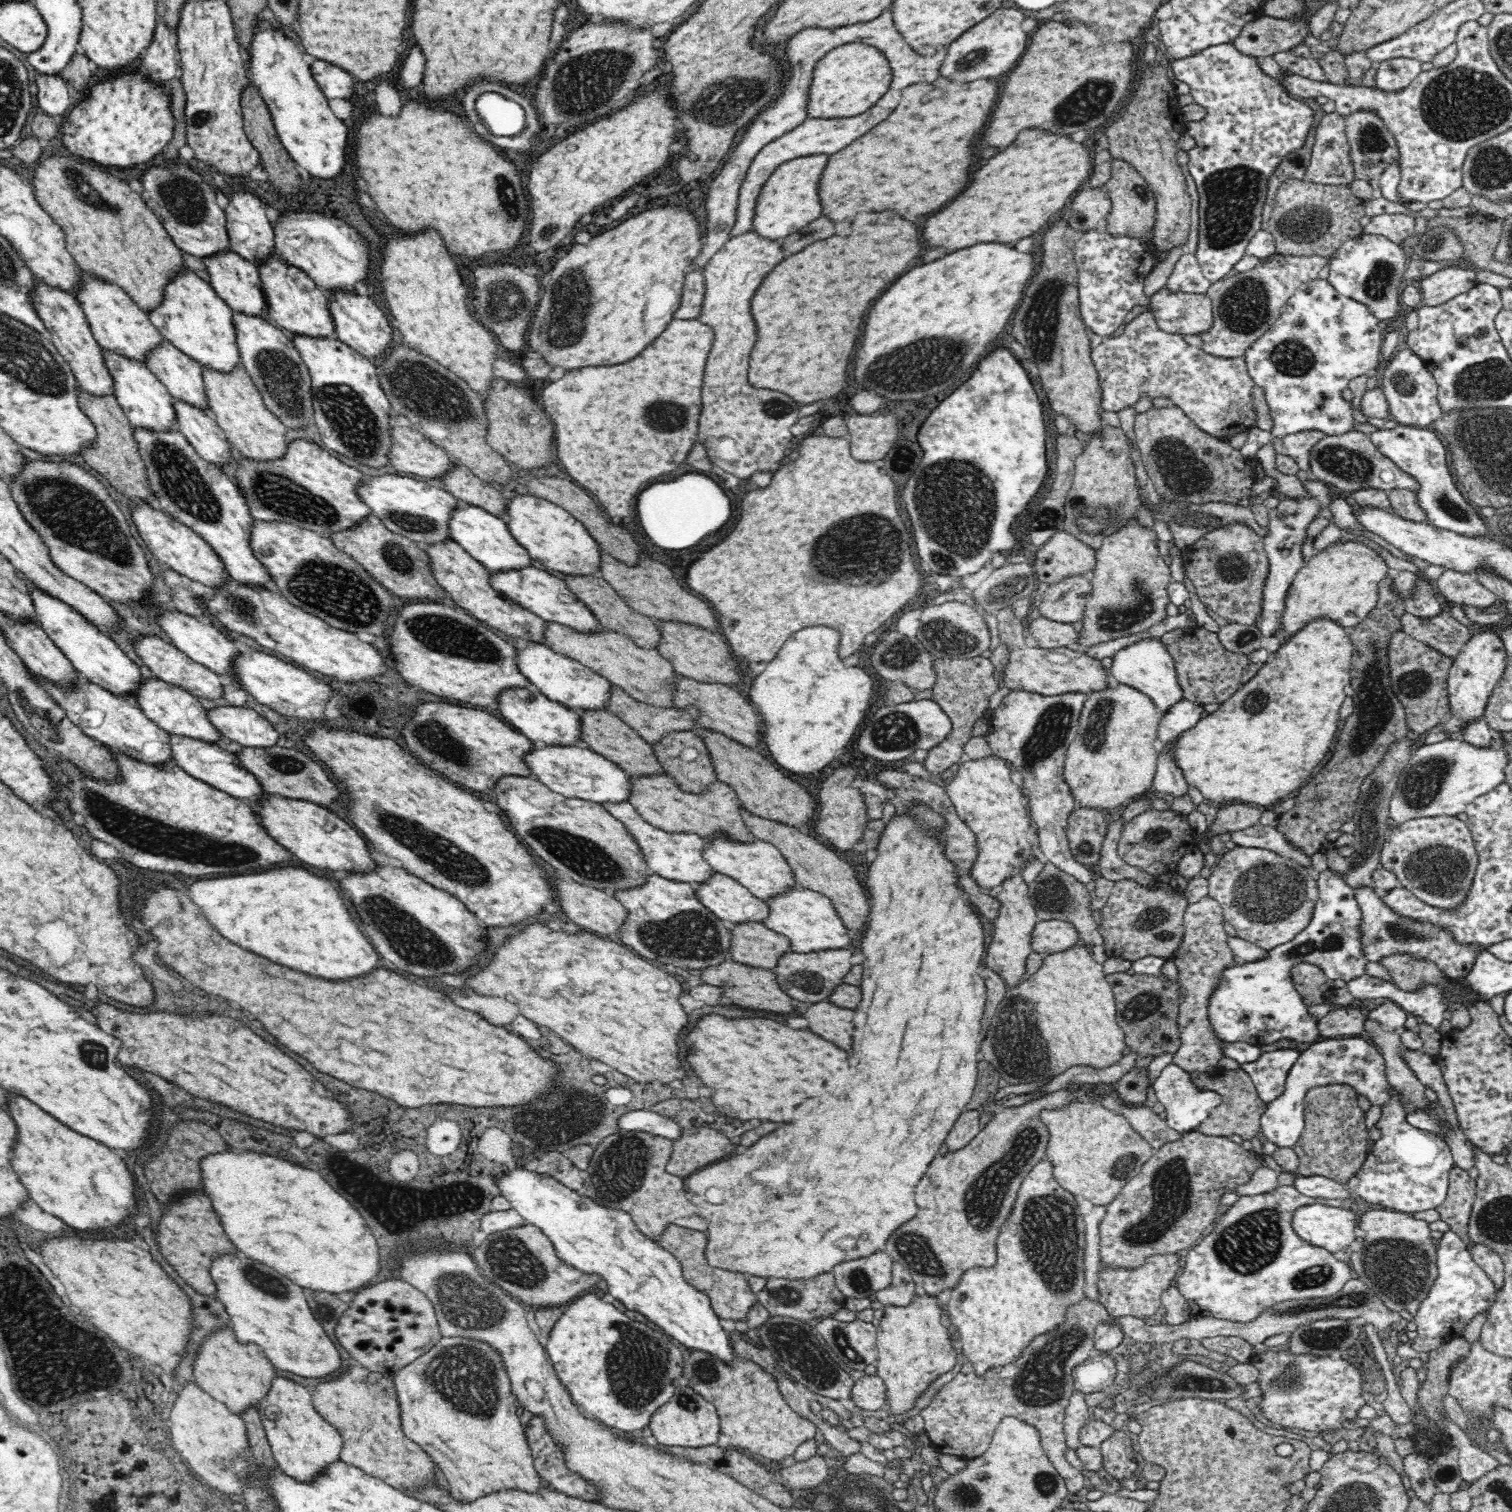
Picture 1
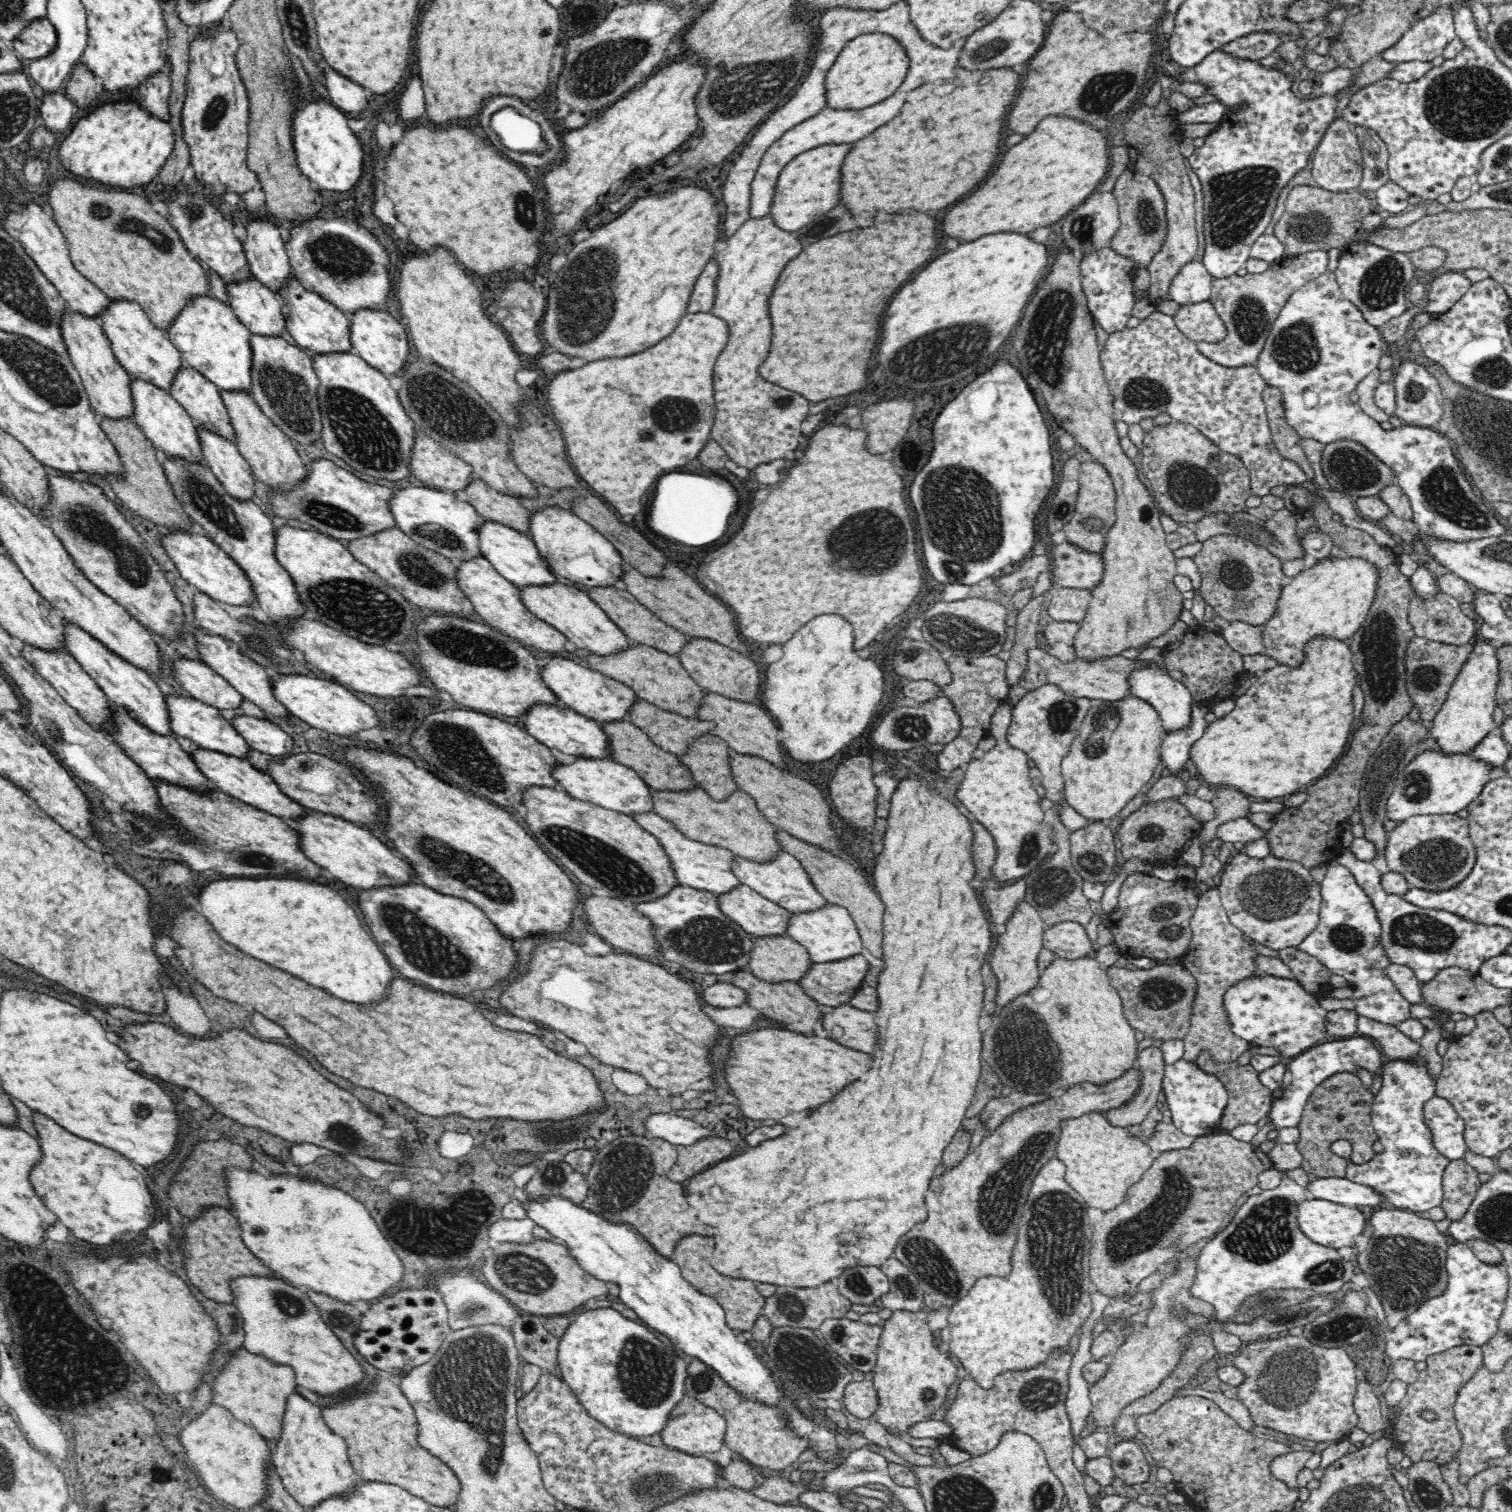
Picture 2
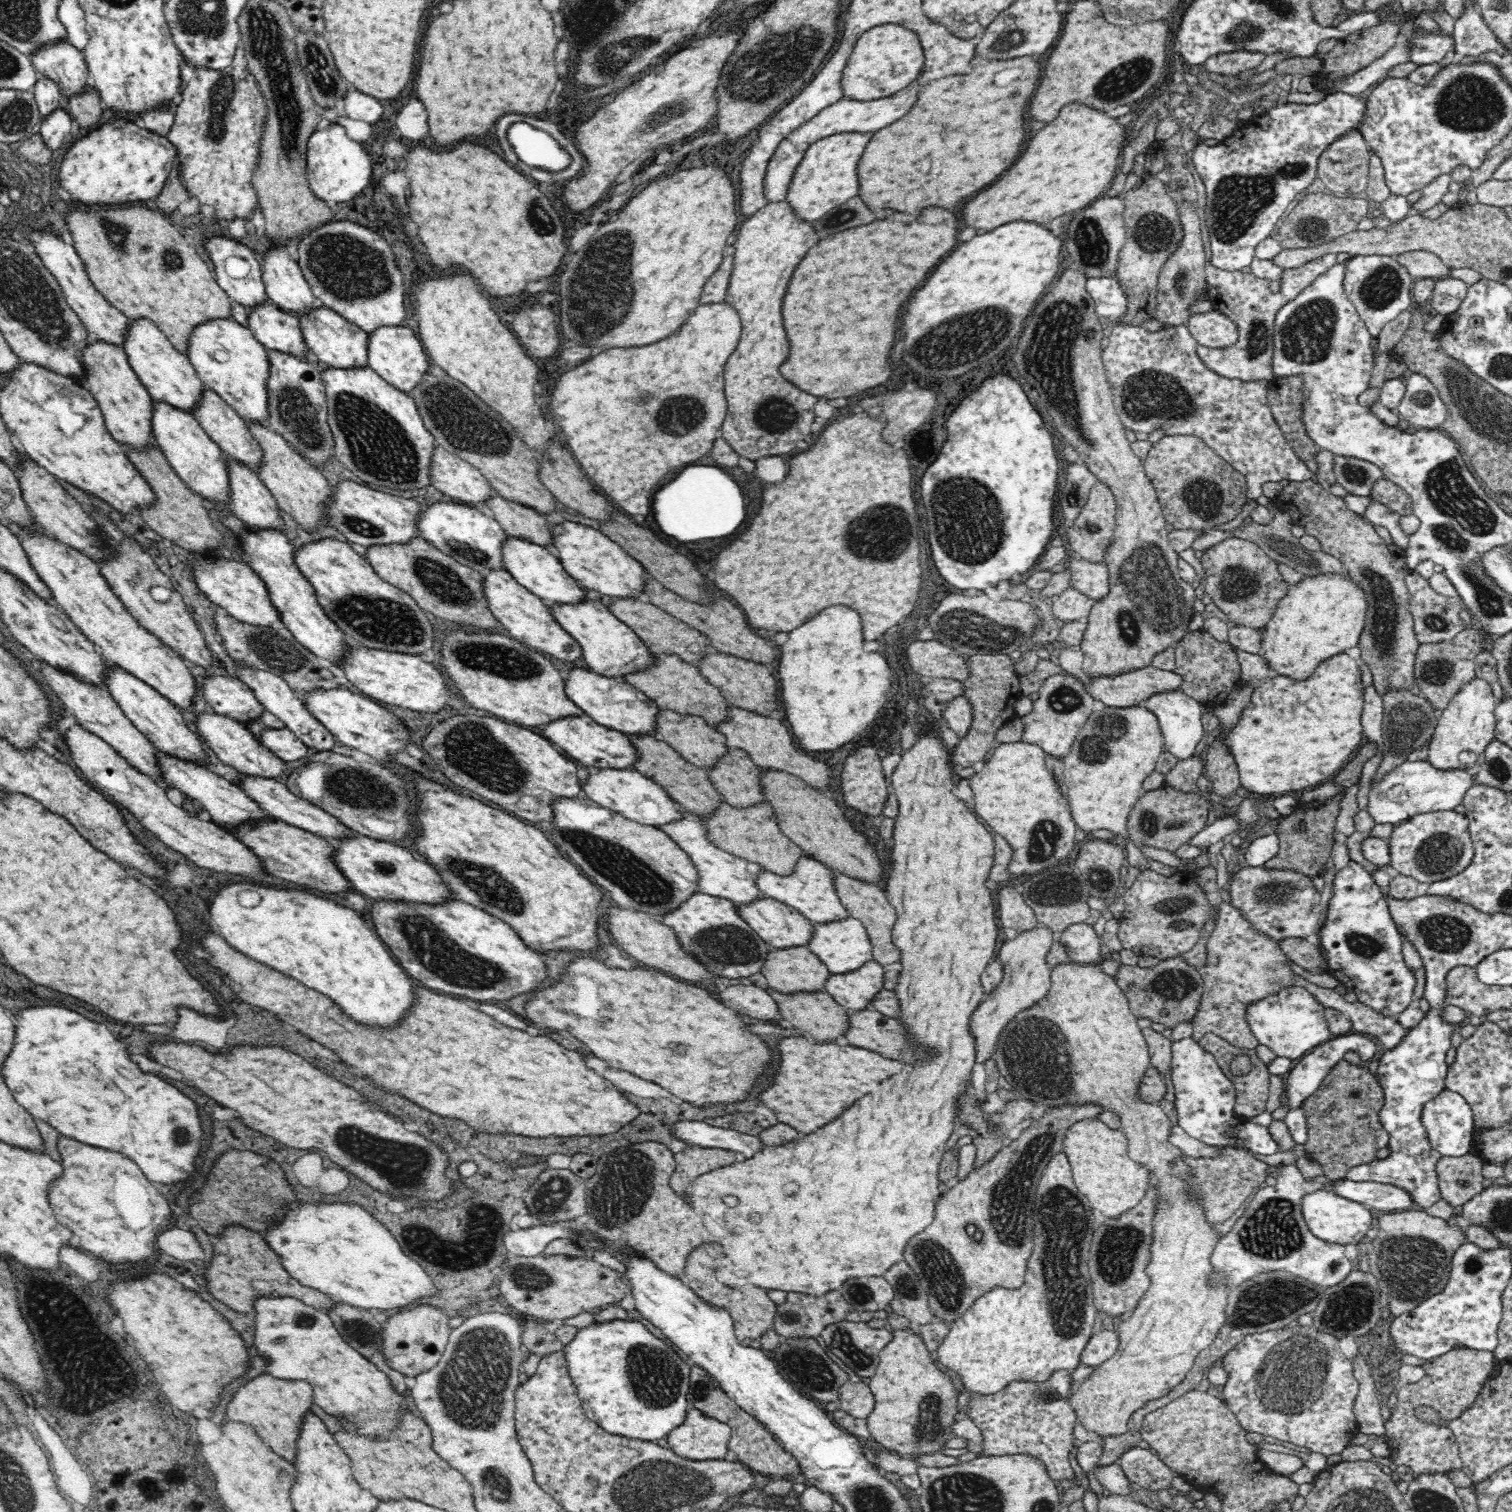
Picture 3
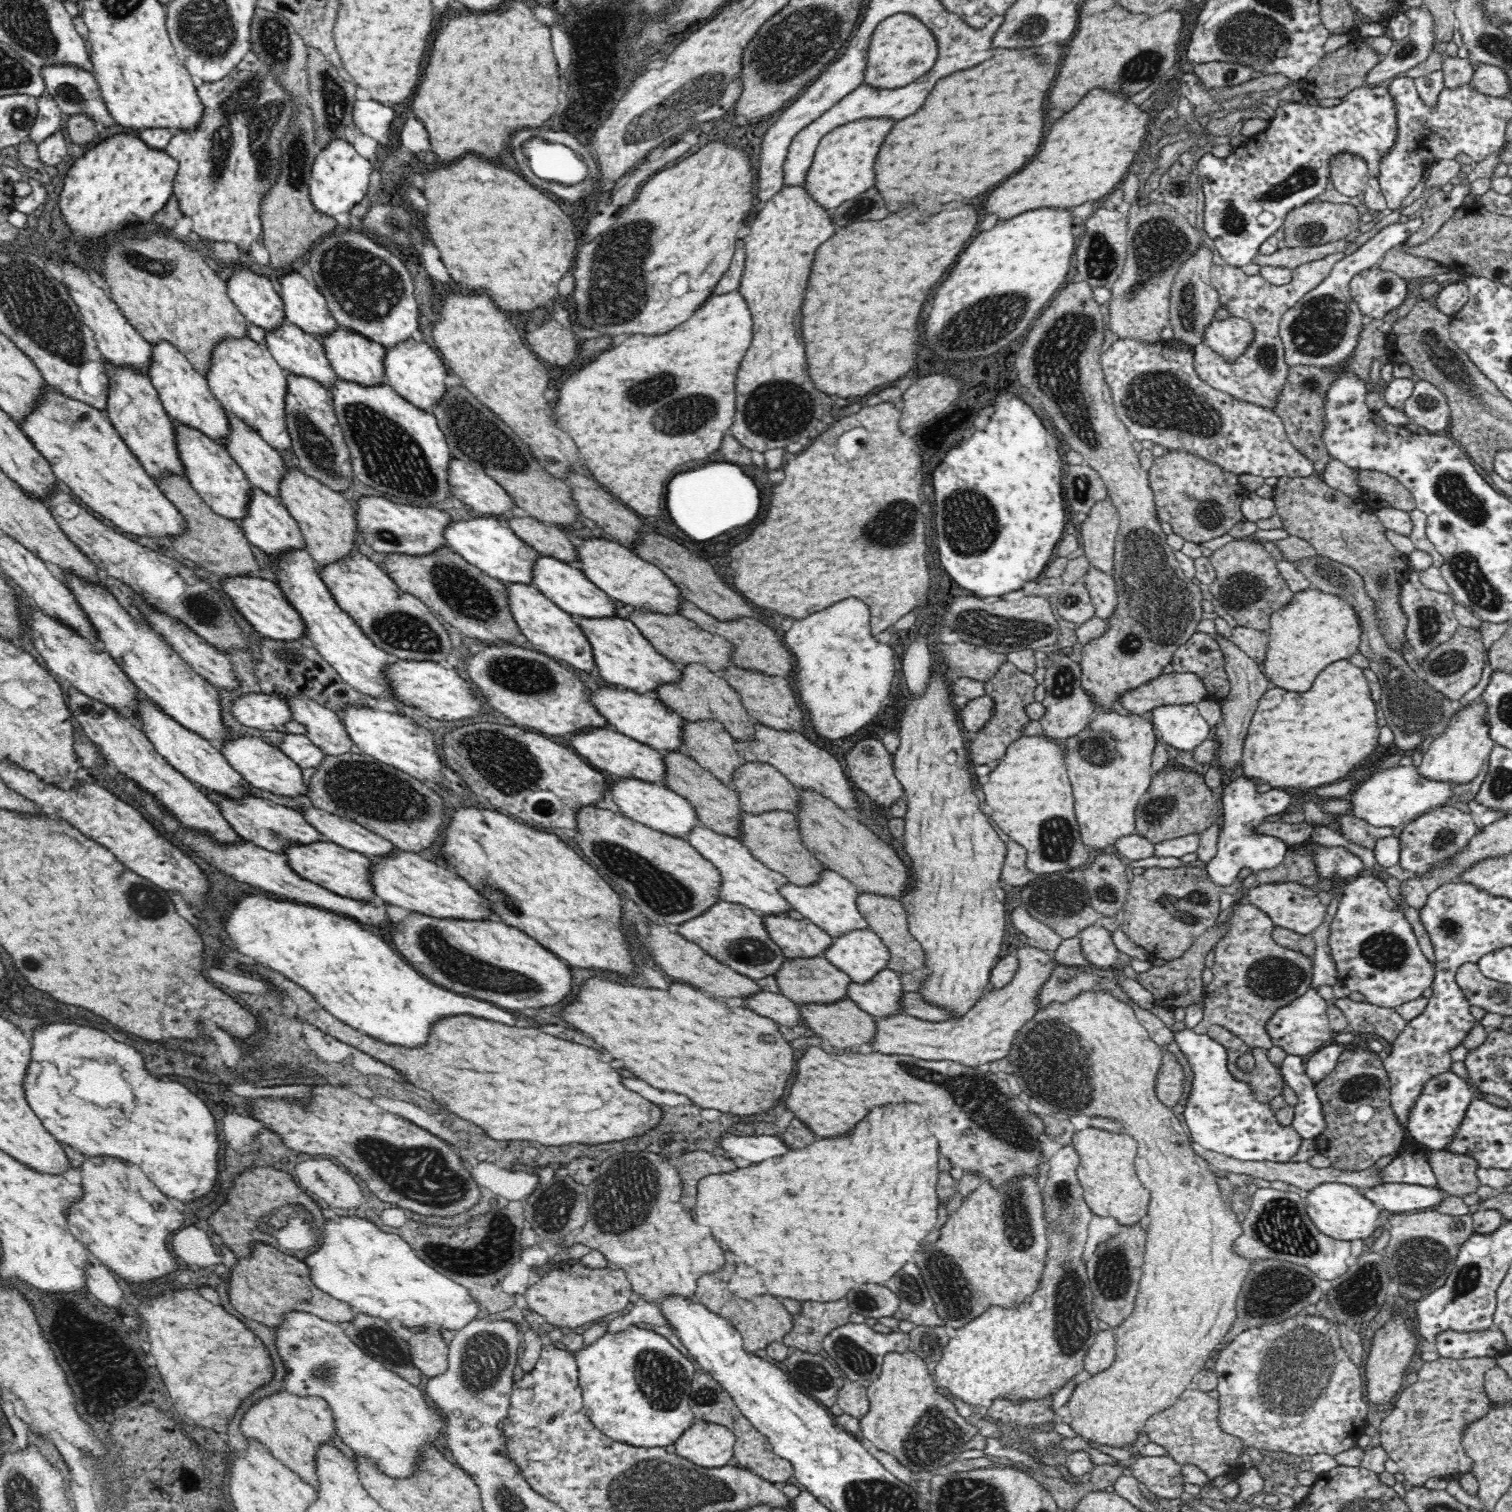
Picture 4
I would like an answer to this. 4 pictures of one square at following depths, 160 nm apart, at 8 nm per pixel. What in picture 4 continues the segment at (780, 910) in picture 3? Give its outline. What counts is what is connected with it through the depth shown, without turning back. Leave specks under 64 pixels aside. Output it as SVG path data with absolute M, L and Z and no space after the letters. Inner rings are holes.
M784 910L778 914L762 915L762 923L766 933L776 945L778 945L787 958L804 958L804 956L821 956L830 944L833 936L830 936L824 929L820 929L811 920L804 918L798 911Z

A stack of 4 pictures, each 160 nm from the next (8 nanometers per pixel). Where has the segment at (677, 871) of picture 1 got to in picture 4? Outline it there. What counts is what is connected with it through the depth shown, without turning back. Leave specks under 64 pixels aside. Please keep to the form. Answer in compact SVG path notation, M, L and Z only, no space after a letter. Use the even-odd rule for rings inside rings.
M700 824L692 826L692 830L682 838L688 841L703 858L710 861L720 871L719 899L743 904L761 915L778 914L778 912L793 909L792 905L787 903L786 899L778 893L778 888L789 880L782 873L770 870L766 865L755 860L746 846L743 846L738 839L725 834L718 834Z

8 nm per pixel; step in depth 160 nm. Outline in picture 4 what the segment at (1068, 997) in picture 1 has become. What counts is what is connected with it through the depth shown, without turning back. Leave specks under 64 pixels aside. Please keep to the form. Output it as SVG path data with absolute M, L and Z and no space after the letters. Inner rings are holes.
M1103 988L1102 991L1084 991L1072 998L1068 1002L1050 1002L1044 1008L1039 1008L1036 1014L1020 1030L1014 1034L1014 1040L1010 1044L1008 1056L1010 1060L1010 1068L1008 1074L1012 1074L1016 1078L1022 1078L1025 1082L1026 1089L1032 1090L1036 1096L1044 1098L1046 1102L1062 1108L1061 1112L1068 1112L1068 1114L1076 1114L1076 1112L1083 1112L1088 1116L1104 1116L1107 1118L1114 1118L1119 1120L1123 1126L1123 1132L1129 1134L1136 1139L1138 1143L1138 1150L1136 1150L1136 1158L1134 1158L1135 1171L1142 1184L1147 1188L1150 1193L1150 1201L1148 1206L1147 1218L1145 1219L1147 1228L1147 1242L1145 1245L1145 1258L1141 1267L1142 1279L1139 1282L1138 1294L1135 1300L1135 1305L1130 1316L1127 1316L1120 1324L1119 1327L1112 1327L1112 1333L1116 1342L1116 1358L1114 1362L1106 1370L1098 1372L1093 1375L1083 1376L1076 1385L1071 1397L1068 1401L1069 1414L1072 1416L1070 1426L1074 1432L1078 1432L1079 1436L1085 1440L1092 1440L1096 1444L1108 1444L1108 1446L1116 1446L1118 1448L1124 1447L1126 1444L1132 1444L1138 1436L1140 1430L1144 1430L1144 1422L1148 1420L1148 1416L1162 1412L1165 1408L1172 1406L1178 1396L1184 1390L1191 1387L1191 1383L1198 1377L1198 1372L1204 1368L1206 1360L1213 1356L1213 1351L1220 1347L1223 1339L1227 1336L1228 1332L1236 1320L1236 1300L1238 1292L1240 1292L1241 1285L1248 1277L1251 1264L1248 1260L1237 1256L1232 1251L1232 1245L1242 1234L1241 1224L1236 1220L1236 1214L1230 1211L1230 1196L1225 1194L1218 1188L1218 1177L1216 1173L1211 1171L1211 1167L1206 1159L1198 1156L1192 1147L1190 1147L1190 1137L1188 1132L1180 1125L1180 1120L1176 1118L1174 1112L1158 1101L1156 1091L1154 1091L1154 1084L1156 1084L1156 1074L1160 1068L1163 1050L1156 1044L1148 1031L1140 1024L1140 1021L1135 1017L1135 1010L1130 1004L1114 997L1110 991Z

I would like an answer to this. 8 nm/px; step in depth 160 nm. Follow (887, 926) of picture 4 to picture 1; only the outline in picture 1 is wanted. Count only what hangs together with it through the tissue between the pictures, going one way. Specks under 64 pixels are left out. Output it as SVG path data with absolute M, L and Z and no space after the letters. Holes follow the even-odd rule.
M744 807L740 808L740 817L755 838L769 842L780 850L782 857L788 863L788 867L794 873L796 884L808 890L822 893L830 899L838 917L844 921L851 933L866 929L867 922L870 920L870 897L867 889L858 882L850 864L842 861L834 851L828 850L818 840L798 831L794 826L763 819Z

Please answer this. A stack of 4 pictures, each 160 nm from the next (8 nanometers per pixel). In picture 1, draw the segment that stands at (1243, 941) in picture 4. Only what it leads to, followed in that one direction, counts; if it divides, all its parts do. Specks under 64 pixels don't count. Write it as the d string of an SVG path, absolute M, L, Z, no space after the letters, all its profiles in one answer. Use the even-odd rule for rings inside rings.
M1208 895L1198 902L1189 904L1183 914L1182 942L1171 958L1178 971L1177 982L1186 989L1186 998L1180 1003L1176 1018L1180 1046L1173 1054L1172 1063L1189 1072L1190 1075L1215 1068L1218 1060L1222 1058L1221 1040L1216 1037L1216 1033L1210 1027L1206 1008L1220 980L1220 972L1226 966L1236 964L1236 957L1226 943L1227 934L1222 925L1224 921L1220 905Z

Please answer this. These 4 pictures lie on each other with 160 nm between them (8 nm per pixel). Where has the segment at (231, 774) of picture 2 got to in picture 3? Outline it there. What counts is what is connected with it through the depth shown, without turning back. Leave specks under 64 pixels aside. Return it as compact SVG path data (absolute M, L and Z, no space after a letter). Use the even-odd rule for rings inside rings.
M238 772L238 774L241 774L242 778L237 781L236 785L238 785L250 799L258 803L263 811L268 812L268 815L272 818L283 820L290 824L290 826L295 826L322 836L325 840L329 841L332 847L338 847L340 845L340 838L346 838L346 836L354 834L352 829L340 823L340 821L330 815L330 813L318 808L318 806L313 805L307 800L298 798L286 788L284 783L277 782L277 780L272 778L244 775L244 772Z

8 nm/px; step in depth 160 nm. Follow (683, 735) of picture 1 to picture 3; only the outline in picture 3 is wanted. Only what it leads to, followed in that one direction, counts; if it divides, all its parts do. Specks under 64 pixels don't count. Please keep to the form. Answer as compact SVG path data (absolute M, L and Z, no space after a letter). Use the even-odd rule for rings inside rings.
M729 748L729 752L718 758L712 766L705 769L713 788L722 795L723 800L730 806L744 808L756 802L764 802L761 785L759 782L760 767L749 758L746 752Z

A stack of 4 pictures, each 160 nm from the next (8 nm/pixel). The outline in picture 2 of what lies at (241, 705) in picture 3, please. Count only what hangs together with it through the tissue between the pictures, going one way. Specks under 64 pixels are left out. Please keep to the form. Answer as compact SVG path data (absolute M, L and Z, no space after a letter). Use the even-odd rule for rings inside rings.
M183 656L174 658L171 660L170 672L179 686L189 692L192 698L204 704L209 704L219 709L219 711L224 710L224 708L236 708L242 702L243 696L224 677L220 676L208 665L200 662L200 660L188 660Z

